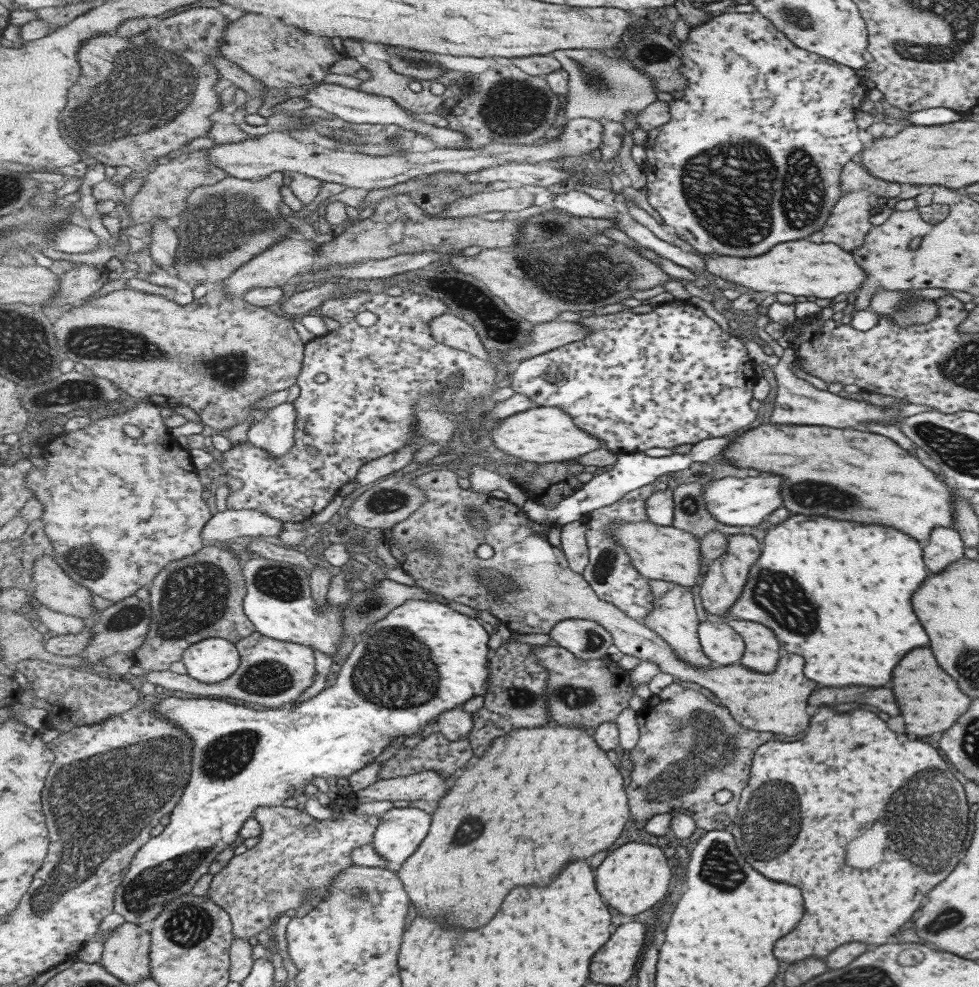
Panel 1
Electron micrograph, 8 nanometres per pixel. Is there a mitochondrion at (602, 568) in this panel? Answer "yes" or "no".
yes

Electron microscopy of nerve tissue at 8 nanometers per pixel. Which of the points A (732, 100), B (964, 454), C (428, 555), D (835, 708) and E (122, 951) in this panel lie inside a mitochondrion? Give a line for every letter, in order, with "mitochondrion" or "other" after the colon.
A: other
B: mitochondrion
C: mitochondrion
D: other
E: other

